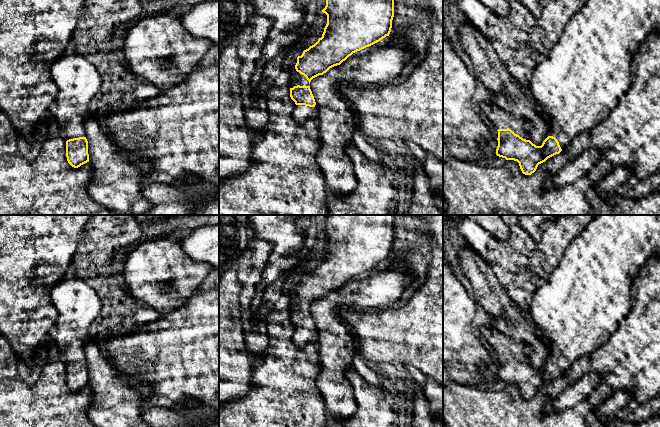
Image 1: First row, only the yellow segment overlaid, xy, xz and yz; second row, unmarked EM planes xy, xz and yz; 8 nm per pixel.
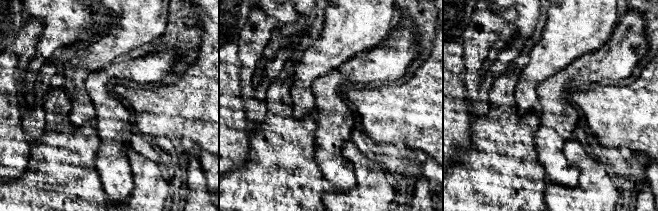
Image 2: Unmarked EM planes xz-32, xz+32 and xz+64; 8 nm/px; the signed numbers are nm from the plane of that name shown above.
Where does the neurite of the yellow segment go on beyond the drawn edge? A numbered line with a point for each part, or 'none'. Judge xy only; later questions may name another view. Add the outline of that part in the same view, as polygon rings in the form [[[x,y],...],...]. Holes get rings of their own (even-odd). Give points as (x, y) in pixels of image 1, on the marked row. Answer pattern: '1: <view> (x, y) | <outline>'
1: xy (77, 80) | [[[71,48],[52,65],[51,78],[58,93],[52,110],[64,140],[86,137],[89,104],[102,86],[99,68]]]

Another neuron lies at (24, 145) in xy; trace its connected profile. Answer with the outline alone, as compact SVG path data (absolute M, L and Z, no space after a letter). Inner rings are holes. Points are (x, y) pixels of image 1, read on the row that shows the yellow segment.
M20 137L17 141L19 146L19 153L25 157L28 161L36 160L43 147L43 140L36 137L32 142L29 142L26 138Z

